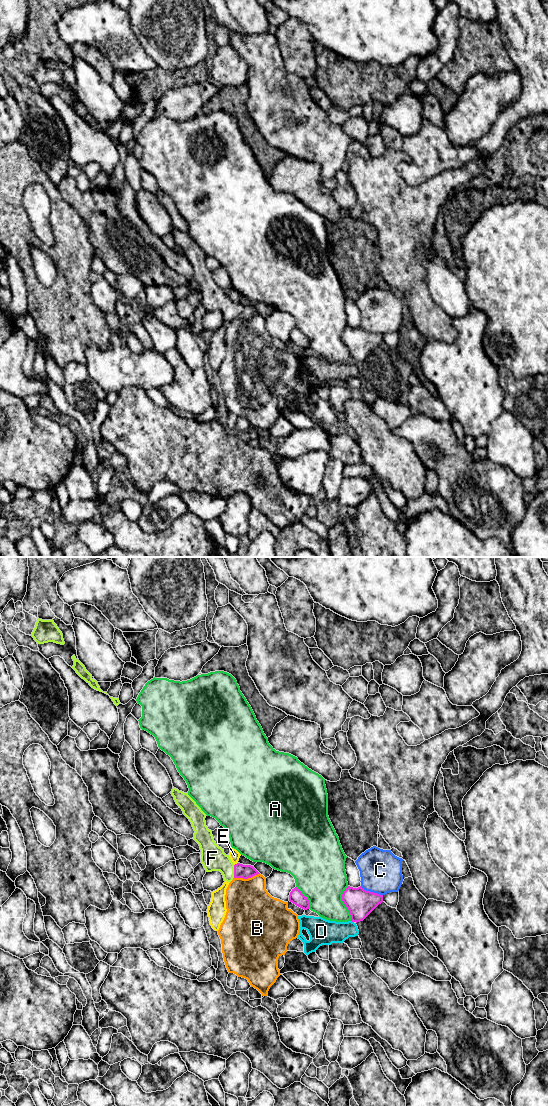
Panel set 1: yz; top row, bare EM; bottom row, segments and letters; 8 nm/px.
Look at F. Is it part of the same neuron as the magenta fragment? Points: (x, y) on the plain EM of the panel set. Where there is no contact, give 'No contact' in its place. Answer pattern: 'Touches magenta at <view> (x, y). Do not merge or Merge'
Touches magenta at yz (234, 311). Merge

